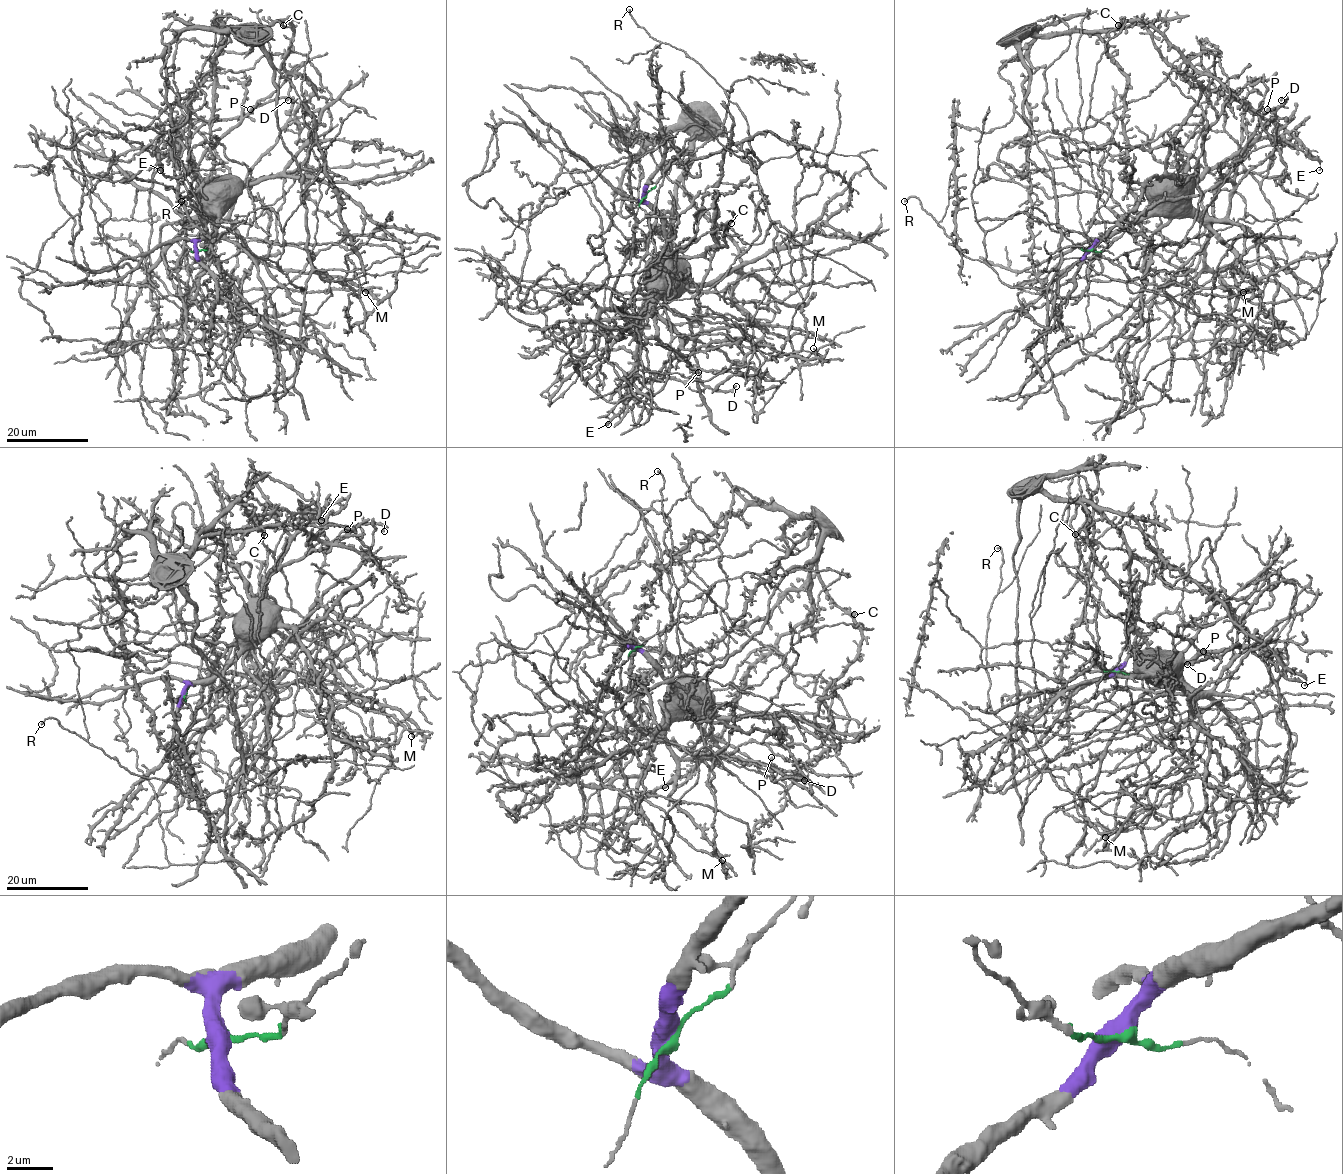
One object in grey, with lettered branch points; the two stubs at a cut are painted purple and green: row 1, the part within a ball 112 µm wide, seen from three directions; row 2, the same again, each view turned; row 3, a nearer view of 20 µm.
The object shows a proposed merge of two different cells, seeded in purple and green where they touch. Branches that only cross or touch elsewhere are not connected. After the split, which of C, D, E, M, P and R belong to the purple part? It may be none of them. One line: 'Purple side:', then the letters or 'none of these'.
Purple side: D, M, P

